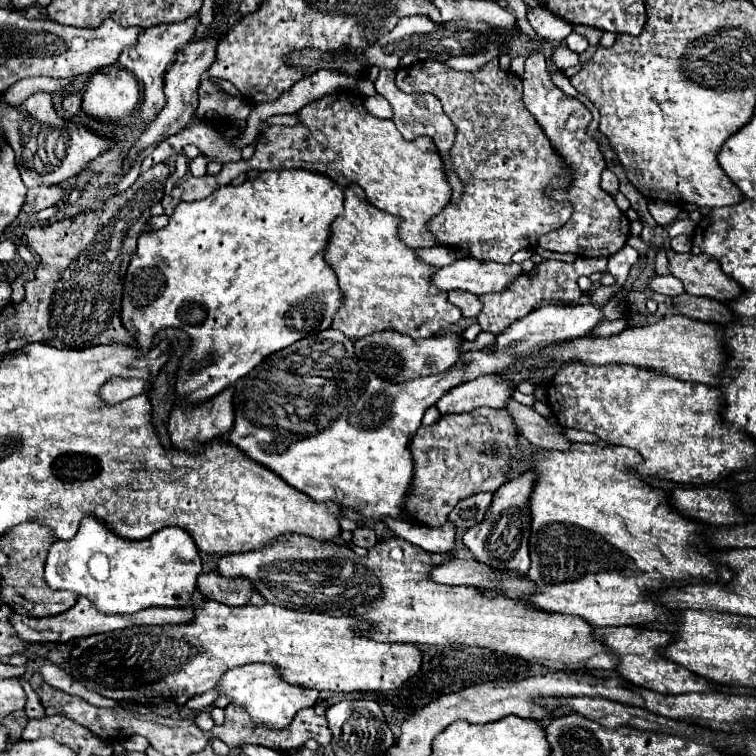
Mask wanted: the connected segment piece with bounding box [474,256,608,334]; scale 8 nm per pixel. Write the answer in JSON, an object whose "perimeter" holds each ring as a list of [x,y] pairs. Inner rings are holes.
{"perimeter":[[[578,256],[574,264],[566,264],[566,262],[552,260],[552,258],[544,260],[538,266],[534,266],[530,272],[520,274],[500,294],[492,292],[492,294],[480,296],[482,310],[480,310],[480,314],[474,320],[482,326],[482,330],[492,332],[492,334],[500,334],[512,322],[516,322],[518,318],[524,318],[526,314],[530,314],[532,310],[536,310],[540,306],[548,306],[548,304],[576,304],[582,298],[582,292],[578,288],[578,278],[580,276],[592,276],[596,272],[606,272],[606,270],[608,270],[606,268],[606,258],[584,258],[584,256]]]}

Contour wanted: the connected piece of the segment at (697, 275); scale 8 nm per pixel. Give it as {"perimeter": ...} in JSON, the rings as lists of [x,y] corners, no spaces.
{"perimeter":[[[668,250],[668,268],[672,276],[684,282],[684,290],[692,296],[728,302],[740,294],[740,286],[730,276],[726,276],[720,264],[710,256],[678,254]]]}

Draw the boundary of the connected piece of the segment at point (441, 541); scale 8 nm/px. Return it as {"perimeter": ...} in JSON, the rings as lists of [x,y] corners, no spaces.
{"perimeter":[[[384,518],[384,524],[396,538],[404,538],[426,552],[450,552],[454,548],[456,528],[450,522],[446,522],[440,528],[430,528],[430,526],[418,526],[400,518]]]}

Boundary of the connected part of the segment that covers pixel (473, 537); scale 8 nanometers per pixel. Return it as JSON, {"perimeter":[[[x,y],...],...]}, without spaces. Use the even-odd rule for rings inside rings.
{"perimeter":[[[520,474],[518,478],[510,480],[508,484],[500,486],[494,492],[492,504],[488,506],[484,520],[476,524],[474,528],[466,530],[462,536],[462,542],[466,548],[474,554],[478,562],[484,562],[498,570],[516,570],[518,574],[526,574],[530,568],[530,556],[528,556],[528,538],[530,538],[530,514],[528,514],[528,498],[534,484],[534,476]]]}

